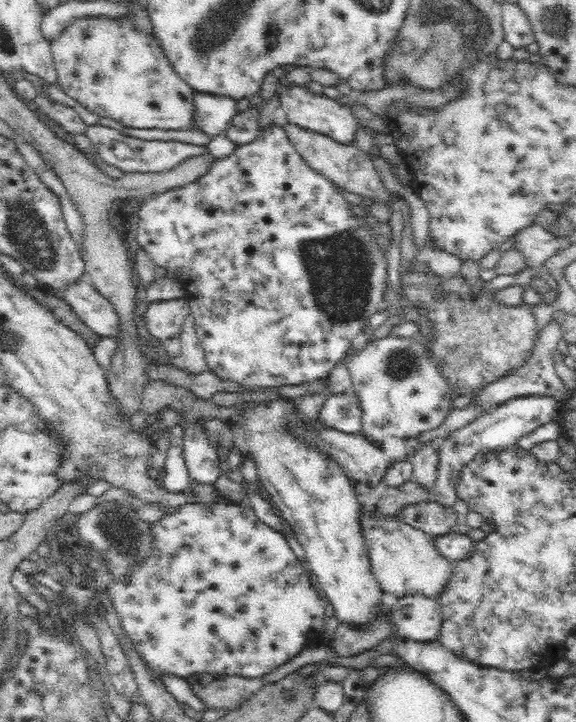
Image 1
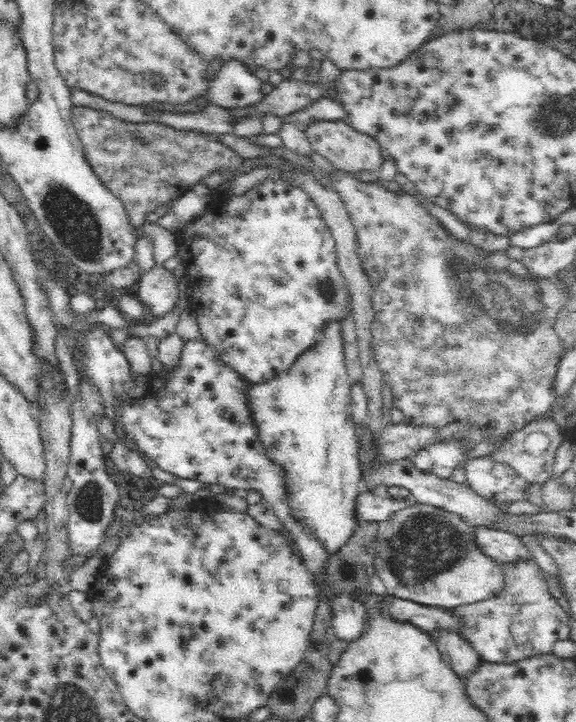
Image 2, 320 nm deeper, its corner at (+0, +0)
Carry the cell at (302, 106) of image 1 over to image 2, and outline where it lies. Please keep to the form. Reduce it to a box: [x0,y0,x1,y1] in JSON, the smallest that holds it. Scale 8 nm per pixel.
[302,120,383,172]

